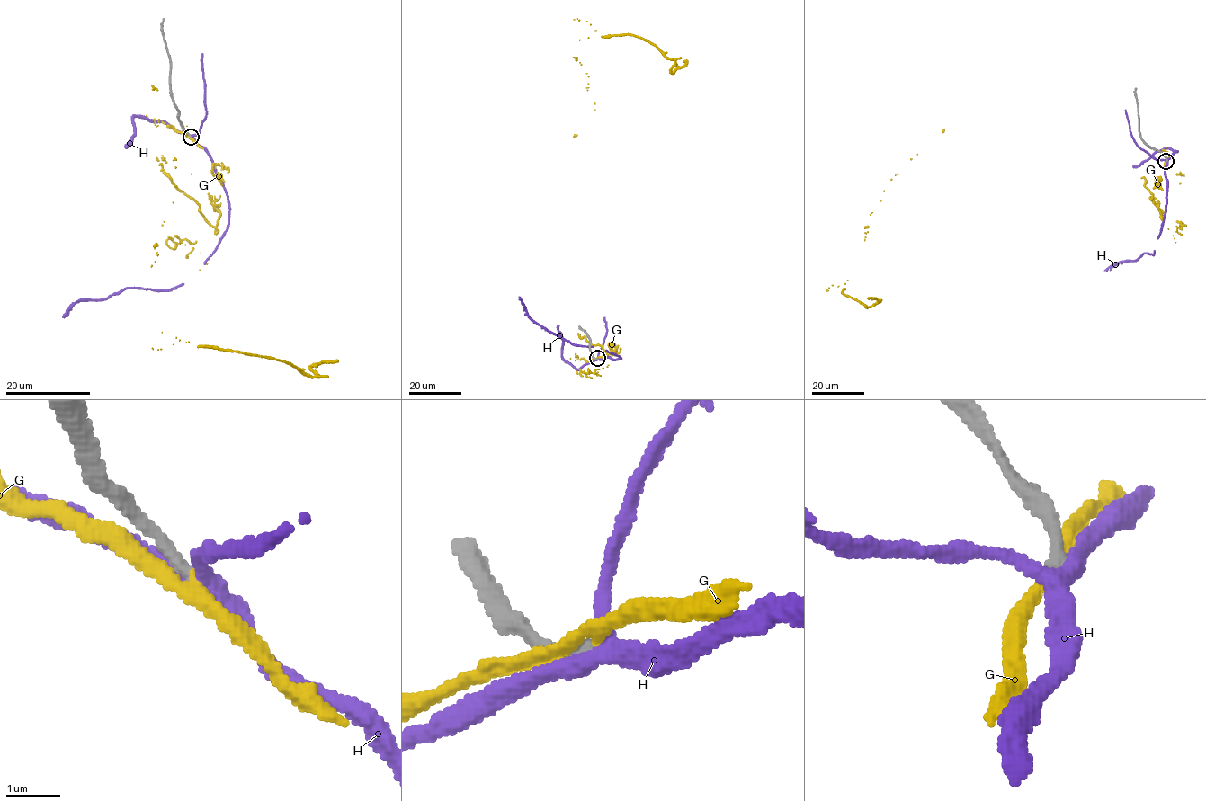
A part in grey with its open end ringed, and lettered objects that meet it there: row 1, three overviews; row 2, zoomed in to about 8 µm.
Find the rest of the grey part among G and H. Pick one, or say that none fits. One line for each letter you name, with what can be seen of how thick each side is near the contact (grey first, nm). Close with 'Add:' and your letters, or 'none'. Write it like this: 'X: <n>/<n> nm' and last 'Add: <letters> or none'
G: 280/280 nm
Add: G

